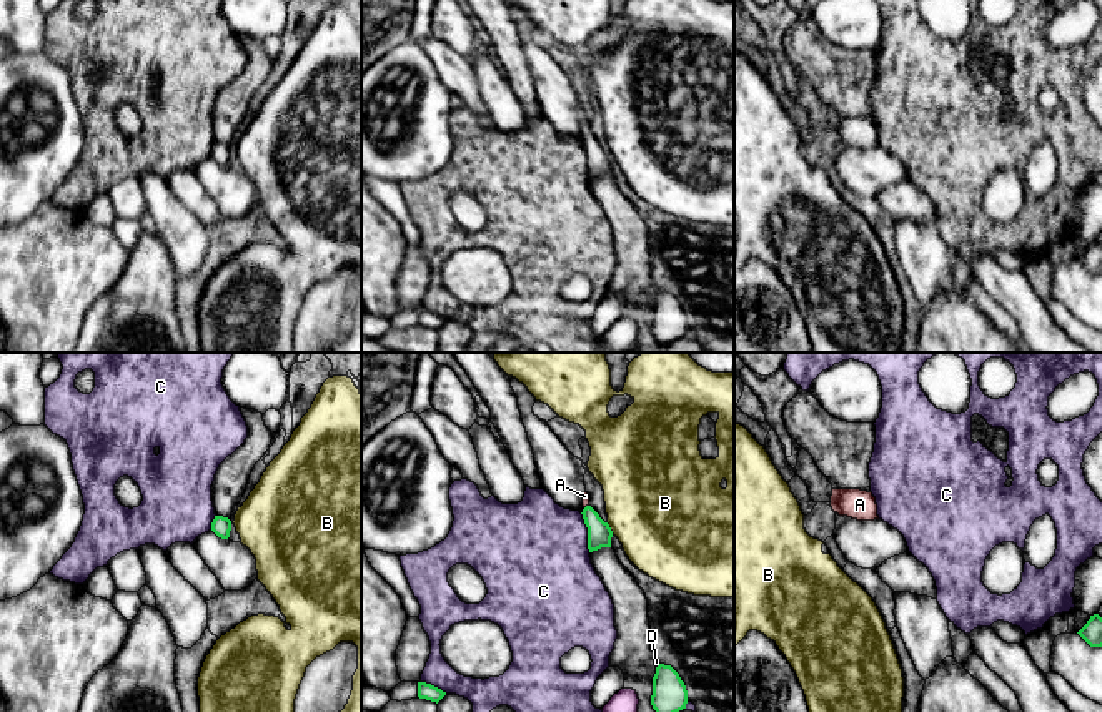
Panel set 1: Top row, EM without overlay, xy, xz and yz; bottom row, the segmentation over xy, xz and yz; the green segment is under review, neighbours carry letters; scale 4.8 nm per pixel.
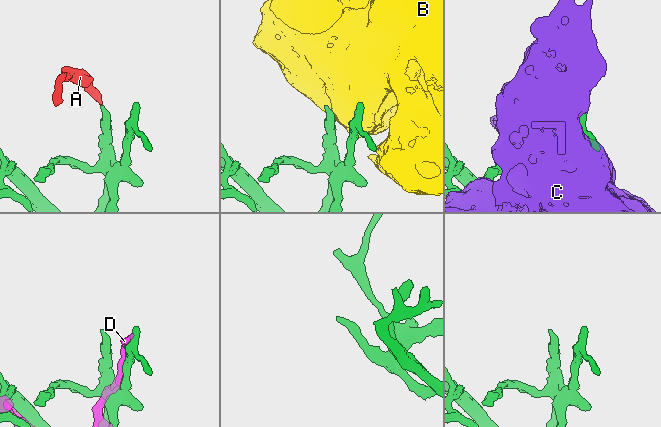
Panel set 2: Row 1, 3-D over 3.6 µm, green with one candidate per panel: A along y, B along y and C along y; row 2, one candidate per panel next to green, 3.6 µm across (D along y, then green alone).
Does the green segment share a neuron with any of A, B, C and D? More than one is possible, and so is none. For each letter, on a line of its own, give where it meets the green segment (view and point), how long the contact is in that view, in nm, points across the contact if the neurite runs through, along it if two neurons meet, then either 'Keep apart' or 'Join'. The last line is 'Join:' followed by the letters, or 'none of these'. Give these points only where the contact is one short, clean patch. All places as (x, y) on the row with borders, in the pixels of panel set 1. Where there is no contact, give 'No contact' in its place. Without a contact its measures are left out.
A: Touches green at xz (586, 506). Shared border 30 nm. Path across: xz (600, 534), (586, 506), (585, 496). Join
B: Touches green at xz (610, 528). Shared border 70 nm. Boundary: xz (606, 523), (613, 533). Keep apart
C: Touches green at xz (588, 533). Shared border 200 nm. Keep apart
D: Touches green at xz (658, 666). Shared border 30 nm. Keep apart
Join: A

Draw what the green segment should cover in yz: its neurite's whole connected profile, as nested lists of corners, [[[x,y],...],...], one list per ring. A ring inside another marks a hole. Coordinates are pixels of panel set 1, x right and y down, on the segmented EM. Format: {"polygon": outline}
{"polygon": [[[1090,616],[1087,624],[1077,632],[1090,647],[1102,647],[1102,617]]]}

